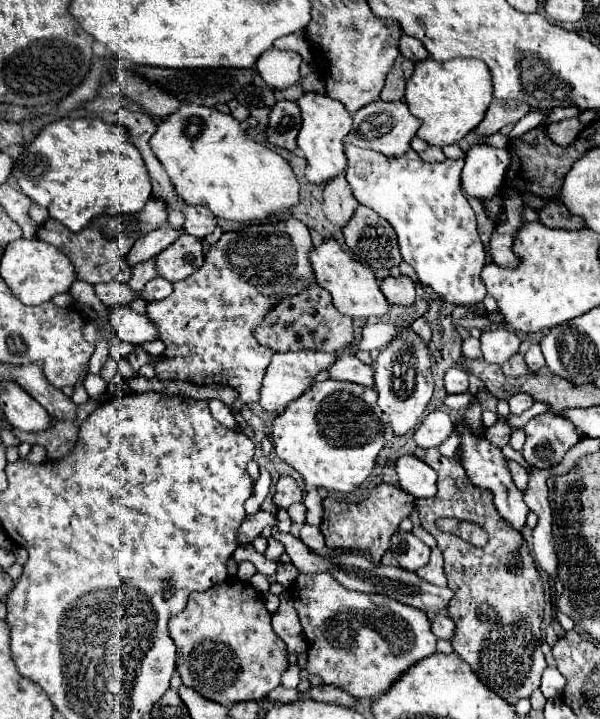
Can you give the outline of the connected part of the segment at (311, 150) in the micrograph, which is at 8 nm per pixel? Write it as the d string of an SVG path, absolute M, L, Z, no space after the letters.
M304 93L298 99L298 105L302 109L302 127L298 133L298 147L304 151L306 157L306 179L316 185L326 185L346 169L346 155L342 139L352 129L352 117L338 103L336 99L328 95L316 95L316 93Z

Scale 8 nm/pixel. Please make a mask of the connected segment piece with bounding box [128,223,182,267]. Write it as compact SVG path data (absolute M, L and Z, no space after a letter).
M168 223L164 227L160 227L160 229L156 229L156 231L146 233L144 237L140 237L134 243L134 247L128 253L130 267L134 267L136 263L142 263L142 261L148 261L148 259L156 257L160 251L164 251L166 247L170 247L180 235L182 235L182 231L170 229Z

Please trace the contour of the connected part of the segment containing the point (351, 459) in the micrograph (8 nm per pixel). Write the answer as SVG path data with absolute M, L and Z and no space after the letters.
M334 379L314 383L304 395L290 403L290 407L286 407L282 415L274 419L272 439L276 455L302 475L306 487L322 487L350 493L370 477L378 451L384 445L384 417L382 409L376 403L376 391L370 387Z

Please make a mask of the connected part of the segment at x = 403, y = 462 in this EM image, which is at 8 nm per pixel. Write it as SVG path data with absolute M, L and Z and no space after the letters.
M404 455L396 461L398 485L414 497L436 495L436 471L414 455Z

